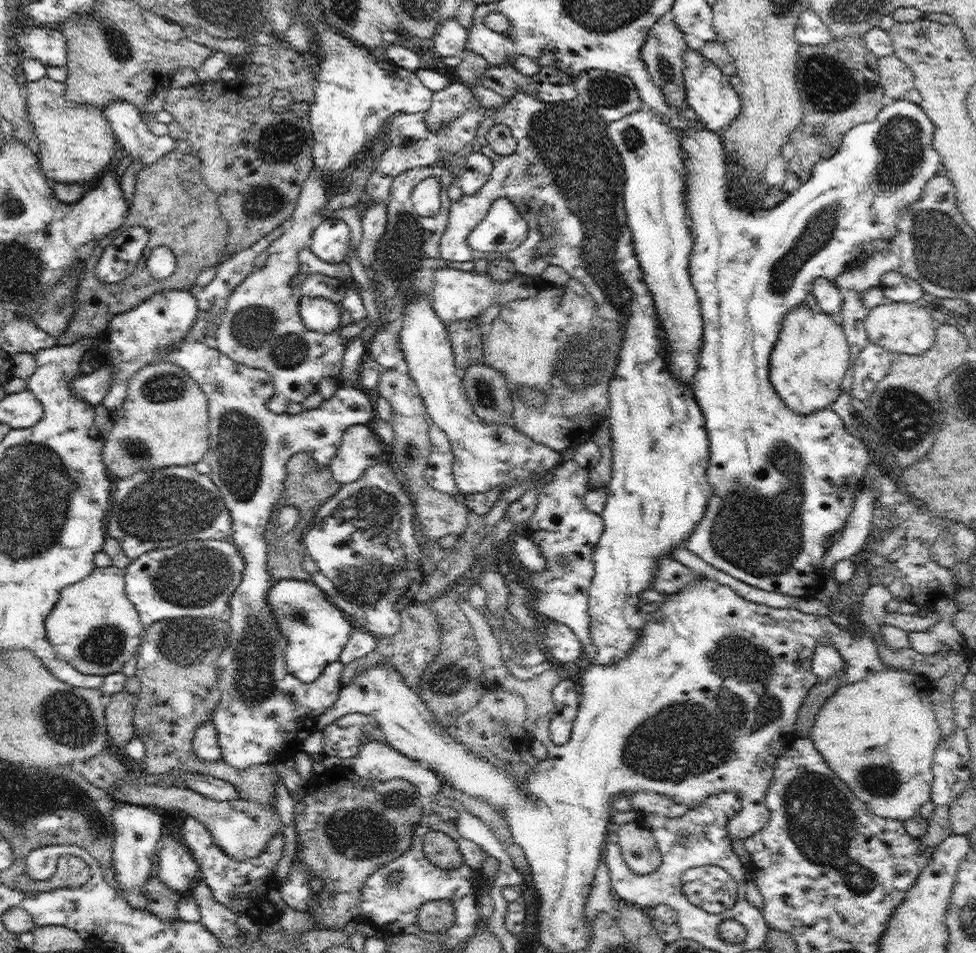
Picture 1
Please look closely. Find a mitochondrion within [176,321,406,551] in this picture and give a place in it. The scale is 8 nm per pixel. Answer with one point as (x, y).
(238, 440)

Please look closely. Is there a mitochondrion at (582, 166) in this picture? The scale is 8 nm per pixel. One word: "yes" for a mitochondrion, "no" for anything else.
yes

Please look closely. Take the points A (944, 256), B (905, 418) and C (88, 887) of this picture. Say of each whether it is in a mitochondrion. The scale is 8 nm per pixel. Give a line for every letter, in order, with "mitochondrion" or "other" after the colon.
A: mitochondrion
B: mitochondrion
C: other

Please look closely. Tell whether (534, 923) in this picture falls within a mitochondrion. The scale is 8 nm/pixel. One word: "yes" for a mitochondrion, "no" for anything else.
no

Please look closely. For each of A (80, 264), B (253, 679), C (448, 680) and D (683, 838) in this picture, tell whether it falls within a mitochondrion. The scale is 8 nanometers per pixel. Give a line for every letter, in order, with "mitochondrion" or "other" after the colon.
A: other
B: mitochondrion
C: mitochondrion
D: mitochondrion

